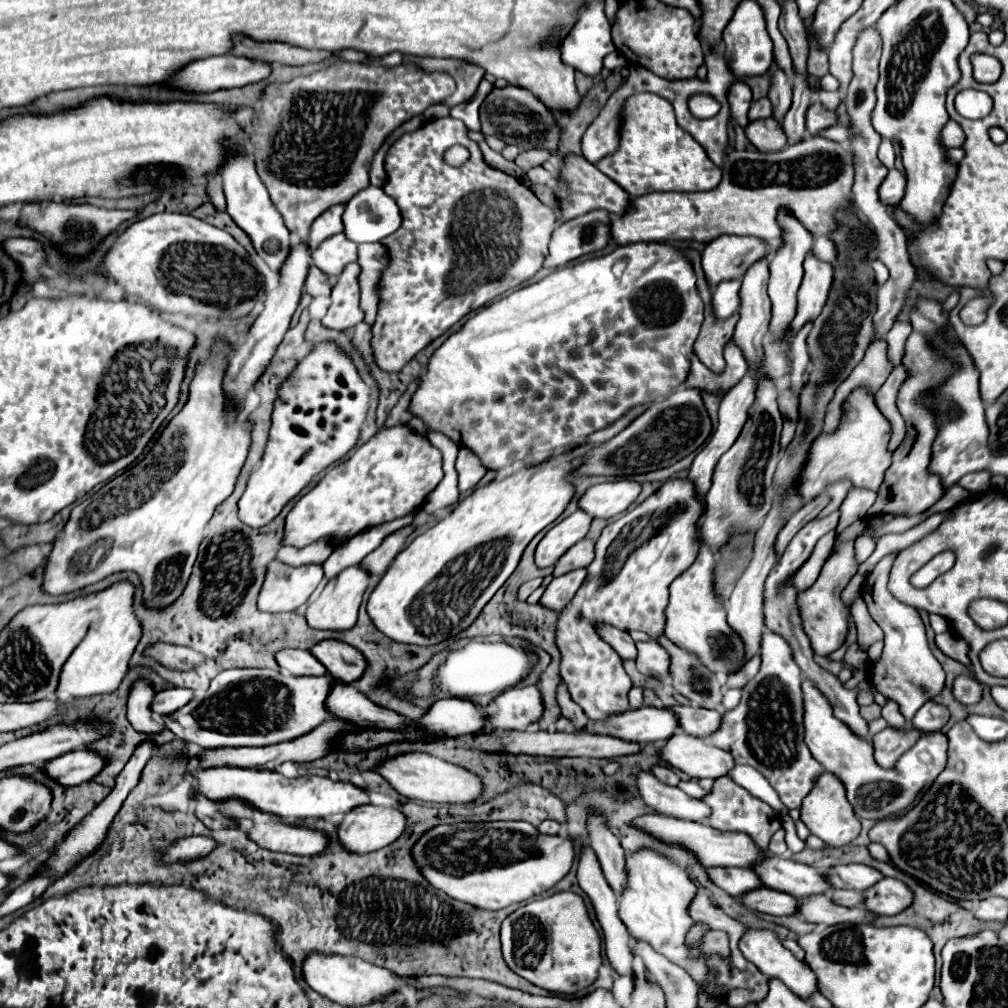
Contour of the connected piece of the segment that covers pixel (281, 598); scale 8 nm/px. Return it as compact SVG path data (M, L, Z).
M272 560L266 570L266 580L260 588L258 610L270 614L292 612L294 608L306 604L322 578L322 566L290 566L280 560Z

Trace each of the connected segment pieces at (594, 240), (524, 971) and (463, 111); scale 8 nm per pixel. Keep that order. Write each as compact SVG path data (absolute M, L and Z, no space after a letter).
M592 210L584 216L564 222L552 232L550 254L544 260L546 268L564 266L584 254L602 250L610 240L610 212Z
M556 892L514 910L502 922L502 954L508 966L528 982L554 994L576 994L598 978L602 938L594 928L582 896Z
M482 80L482 82L480 82L480 88L478 88L478 92L472 96L472 100L454 106L450 111L450 116L462 120L470 130L480 131L480 104L484 102L484 98L488 96L490 90L492 90L492 84L486 82L486 80Z

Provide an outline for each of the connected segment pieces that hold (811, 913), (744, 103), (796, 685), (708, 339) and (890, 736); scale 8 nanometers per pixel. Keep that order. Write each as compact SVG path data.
M812 896L804 900L804 912L800 912L802 918L806 918L808 922L816 922L816 924L824 924L824 926L834 926L834 924L858 924L858 922L874 922L876 914L868 912L864 906L858 908L846 908L846 906L838 906L834 900L830 900L828 896Z
M734 84L728 92L728 100L730 100L730 108L732 108L732 118L746 128L748 126L748 108L752 102L752 92L746 84Z
M764 632L764 644L760 648L760 654L762 654L762 668L744 686L742 702L734 710L724 714L722 728L716 734L712 734L708 740L718 748L732 752L732 756L736 756L736 764L748 764L760 770L770 780L774 790L780 794L780 800L784 802L786 808L800 808L804 796L810 792L814 784L814 778L820 772L824 772L824 768L820 768L820 762L812 758L808 746L802 740L804 738L804 724L802 724L804 706L802 706L802 690L800 690L802 674L798 664L792 660L792 650L788 648L788 642L782 636L776 636L774 632Z
M682 248L680 252L690 260L692 268L698 276L698 292L700 292L704 306L706 306L704 308L704 324L702 324L700 336L694 344L696 356L712 372L722 372L726 366L724 358L722 358L722 350L728 344L728 340L732 338L732 332L734 332L734 326L739 320L739 314L734 314L728 320L718 320L712 314L712 290L708 286L708 280L704 276L702 266L700 266L700 252L696 248Z
M886 728L880 734L876 734L872 738L874 742L874 760L876 764L880 764L882 768L892 768L892 764L898 762L898 758L914 746L914 742L920 738L920 732L916 728L910 730L894 730L894 728Z

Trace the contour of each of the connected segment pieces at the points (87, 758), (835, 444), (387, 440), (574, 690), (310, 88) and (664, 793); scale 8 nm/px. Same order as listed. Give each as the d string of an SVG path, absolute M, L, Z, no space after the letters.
M74 750L60 758L48 760L44 774L62 786L78 786L92 780L104 768L104 764L104 758L96 752Z
M860 386L852 392L852 396L848 396L842 408L844 416L838 428L832 434L822 432L808 450L808 458L798 476L802 506L822 496L830 484L840 480L850 480L856 488L868 488L872 492L878 492L884 482L884 474L892 464L892 452L888 450L892 428L888 418L878 410L874 394L868 388Z
M406 426L382 428L348 460L330 468L324 478L292 506L284 520L282 544L304 548L320 538L342 544L366 528L416 512L442 478L442 454L438 448Z
M668 480L662 484L658 492L638 504L634 510L626 512L616 522L608 524L602 530L602 536L596 542L596 558L586 568L588 580L584 580L580 592L574 600L558 614L558 632L556 644L562 652L560 674L568 686L572 700L584 710L584 714L596 722L606 720L608 716L616 716L628 710L628 692L632 688L630 676L624 672L623 660L618 655L612 655L612 648L596 634L596 624L606 622L620 630L642 630L650 638L656 638L664 632L664 608L668 604L668 586L680 572L684 572L692 560L696 558L696 524L704 514L704 506L696 500L694 486L684 480Z
M336 62L330 68L318 70L310 76L298 76L284 84L268 84L260 92L262 106L254 112L254 122L246 128L248 142L252 148L254 160L256 160L256 172L260 180L264 182L272 204L282 214L286 228L300 242L308 238L306 244L310 250L314 250L320 242L324 242L312 252L312 262L328 278L334 280L344 270L346 264L356 262L358 246L352 244L350 240L344 240L344 234L340 234L344 226L340 224L340 212L344 212L342 204L346 204L348 198L352 198L356 192L370 186L368 168L372 162L372 156L382 146L384 138L396 126L404 124L416 114L422 114L428 106L452 96L454 90L456 90L456 82L446 72L426 74L414 64L400 64L396 68L384 68L384 66Z
M634 768L632 774L636 776L636 788L654 812L676 816L682 820L696 820L702 822L708 816L708 806L702 800L690 798L688 794L680 792L676 786L668 786L660 782L652 772L644 772L640 768Z

